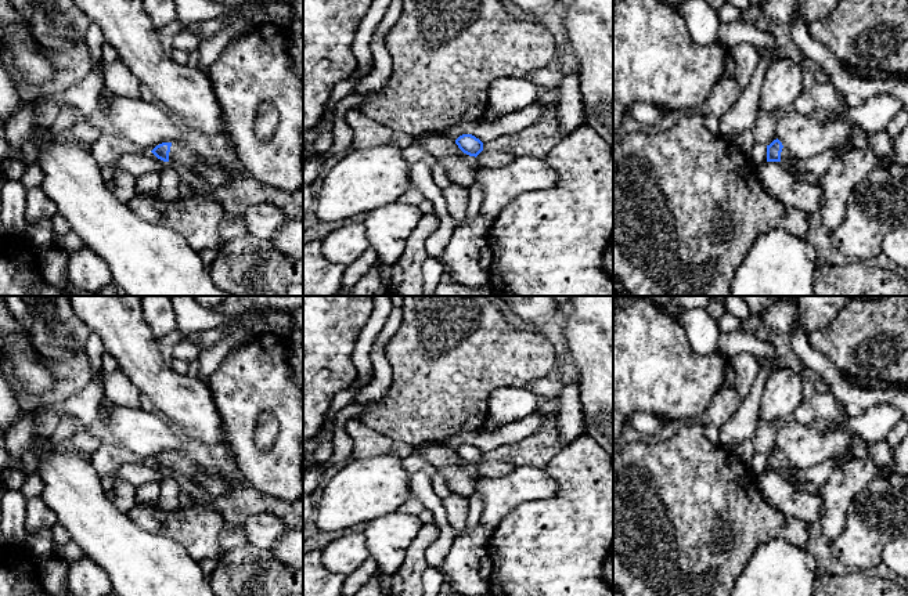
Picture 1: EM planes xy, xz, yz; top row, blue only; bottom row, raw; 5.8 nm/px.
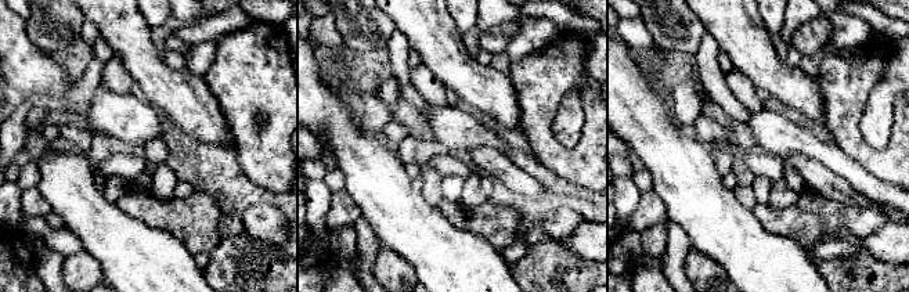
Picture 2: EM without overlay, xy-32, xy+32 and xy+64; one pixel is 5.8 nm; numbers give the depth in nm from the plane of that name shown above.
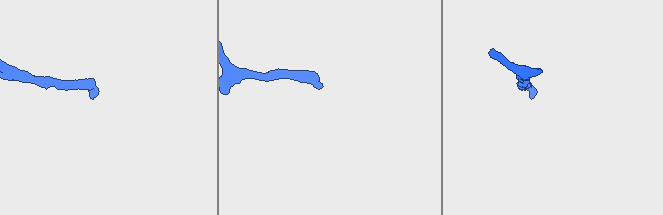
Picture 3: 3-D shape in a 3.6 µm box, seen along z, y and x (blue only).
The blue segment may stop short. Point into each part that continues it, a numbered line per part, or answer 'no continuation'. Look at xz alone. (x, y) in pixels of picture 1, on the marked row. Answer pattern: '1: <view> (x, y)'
1: xz (486, 158)

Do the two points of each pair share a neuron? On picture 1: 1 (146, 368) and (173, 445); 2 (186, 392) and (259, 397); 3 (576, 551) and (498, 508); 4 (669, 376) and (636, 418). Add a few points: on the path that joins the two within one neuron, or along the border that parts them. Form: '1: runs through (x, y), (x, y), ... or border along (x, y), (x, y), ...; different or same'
1: border along (155, 411), (166, 421); different
2: border along (204, 382), (222, 423); different
3: border along (537, 498), (521, 502), (493, 531); different
4: border along (663, 419), (651, 414), (633, 412), (627, 423); different

